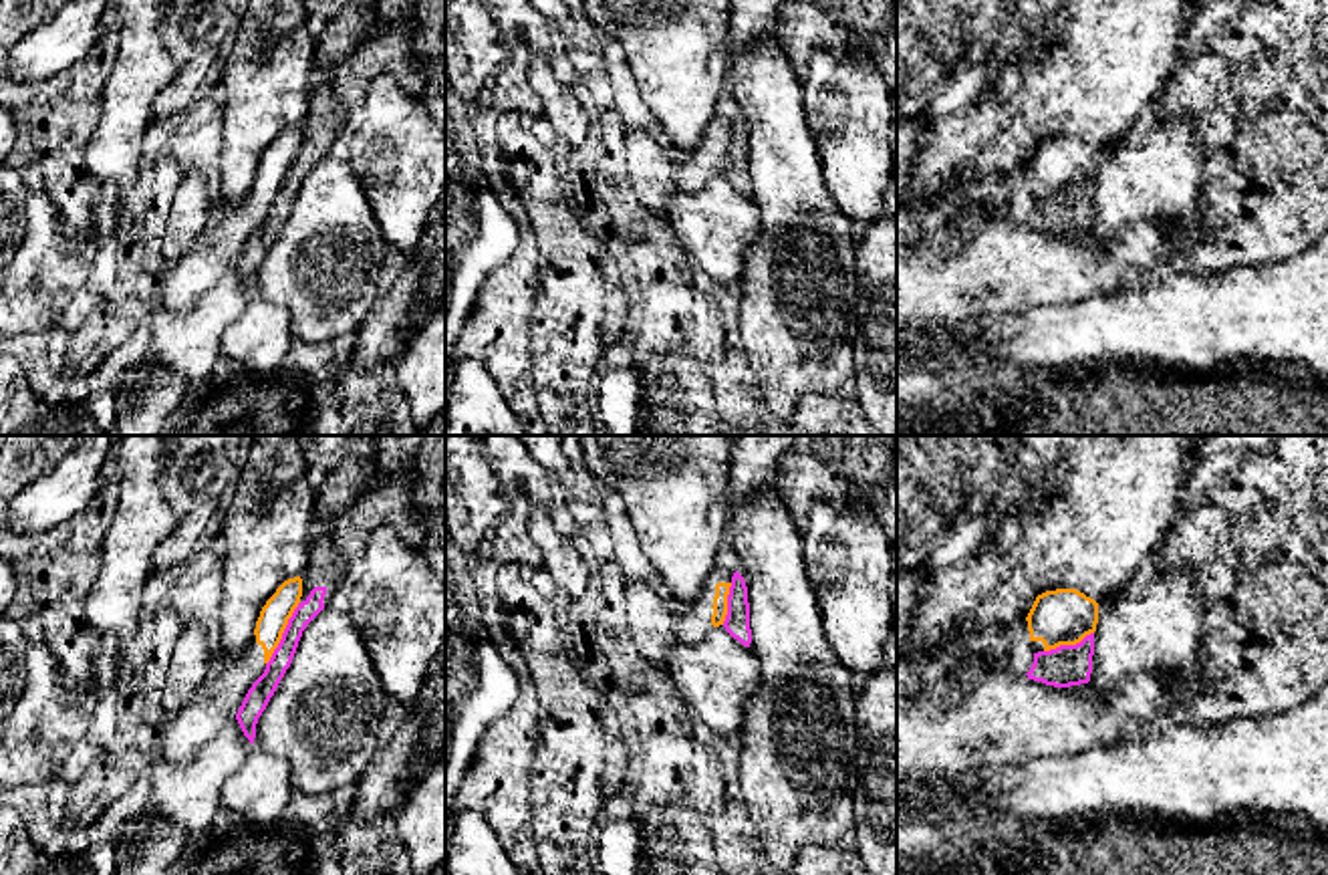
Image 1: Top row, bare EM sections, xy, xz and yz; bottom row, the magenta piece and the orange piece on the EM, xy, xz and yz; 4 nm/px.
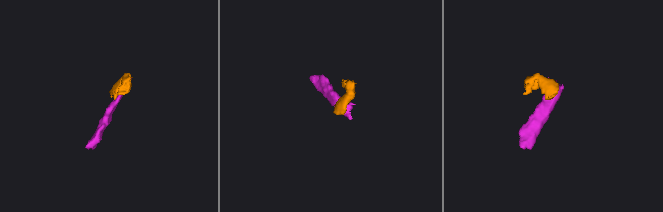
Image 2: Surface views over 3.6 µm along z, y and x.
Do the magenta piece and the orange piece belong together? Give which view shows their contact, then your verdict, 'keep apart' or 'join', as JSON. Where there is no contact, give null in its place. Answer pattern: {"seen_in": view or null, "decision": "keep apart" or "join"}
{"seen_in": "xy", "decision": "keep apart"}

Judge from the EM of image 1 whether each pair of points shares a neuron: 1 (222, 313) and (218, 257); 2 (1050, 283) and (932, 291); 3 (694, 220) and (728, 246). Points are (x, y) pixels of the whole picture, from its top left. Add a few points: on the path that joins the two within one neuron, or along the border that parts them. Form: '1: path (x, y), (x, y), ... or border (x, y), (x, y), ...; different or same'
1: border (234, 265), (190, 311); different
2: path (1020, 281), (976, 281), (962, 287); same
3: path (702, 220), (720, 238); same

